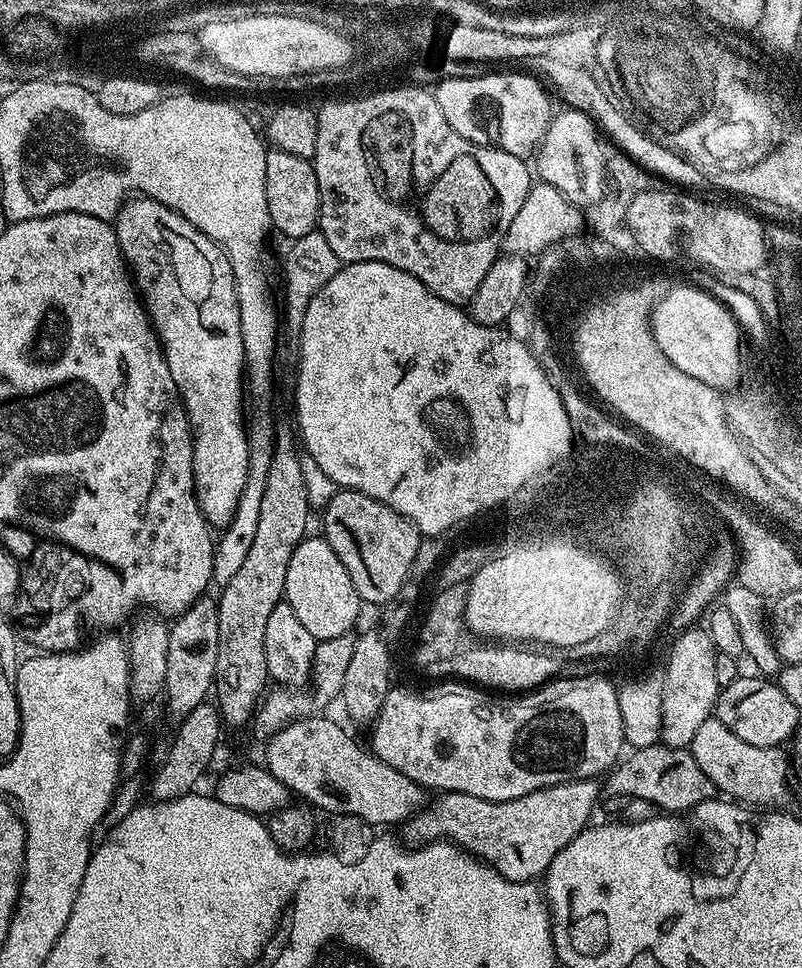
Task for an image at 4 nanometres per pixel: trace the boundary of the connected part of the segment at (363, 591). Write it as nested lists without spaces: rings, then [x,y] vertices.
[[[337,490],[323,509],[322,535],[330,550],[338,554],[354,590],[365,605],[383,606],[391,602],[408,579],[411,563],[418,552],[422,533],[402,514],[361,492]]]

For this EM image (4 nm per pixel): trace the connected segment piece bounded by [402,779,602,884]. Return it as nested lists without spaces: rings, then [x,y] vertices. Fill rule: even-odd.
[[[595,779],[571,780],[506,802],[490,802],[486,798],[474,798],[474,794],[446,792],[437,795],[433,804],[431,801],[404,821],[402,840],[408,846],[437,842],[457,844],[489,864],[502,874],[502,878],[527,884],[543,877],[557,854],[589,827],[591,820],[588,819],[592,811],[597,811],[602,796],[601,785],[599,788],[596,784],[599,783]]]

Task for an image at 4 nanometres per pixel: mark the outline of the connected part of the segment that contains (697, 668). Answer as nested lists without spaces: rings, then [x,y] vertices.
[[[691,626],[685,628],[676,638],[677,640],[672,644],[672,649],[668,652],[668,665],[665,666],[664,672],[662,671],[660,740],[670,748],[688,748],[692,743],[694,734],[698,734],[698,729],[702,727],[702,722],[713,719],[716,711],[716,699],[720,696],[722,686],[718,682],[718,674],[714,671],[717,651],[707,627]]]

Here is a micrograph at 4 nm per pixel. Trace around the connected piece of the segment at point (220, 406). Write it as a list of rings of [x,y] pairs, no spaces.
[[[137,195],[135,198],[125,199],[120,206],[120,213],[114,221],[116,237],[120,253],[124,256],[124,263],[139,291],[140,299],[147,312],[152,328],[156,331],[156,339],[164,350],[166,366],[170,366],[170,374],[174,378],[174,386],[178,386],[184,409],[188,415],[188,426],[192,429],[192,465],[194,466],[194,486],[196,487],[196,501],[204,515],[204,521],[216,530],[228,527],[230,518],[234,518],[234,510],[238,506],[238,498],[242,498],[242,490],[246,486],[248,477],[248,435],[242,420],[242,392],[246,390],[246,365],[244,362],[244,347],[242,346],[242,326],[238,314],[238,298],[236,297],[236,283],[230,262],[224,251],[202,230],[192,225],[191,220],[182,218],[182,214],[174,208],[167,208],[162,202],[151,200],[148,196]]]

